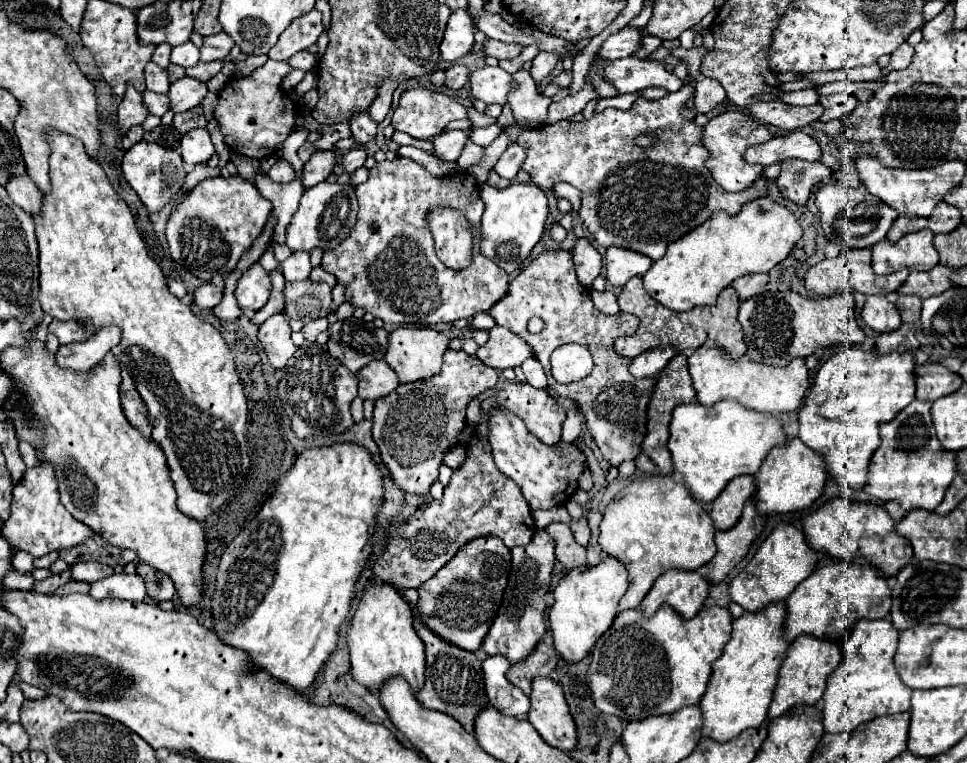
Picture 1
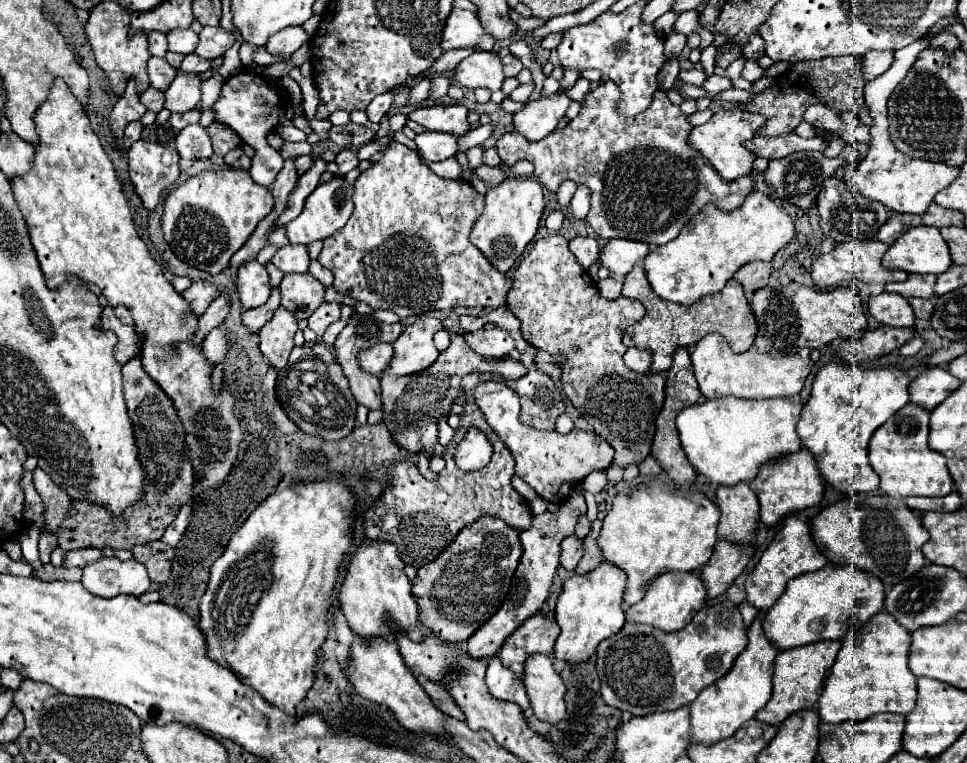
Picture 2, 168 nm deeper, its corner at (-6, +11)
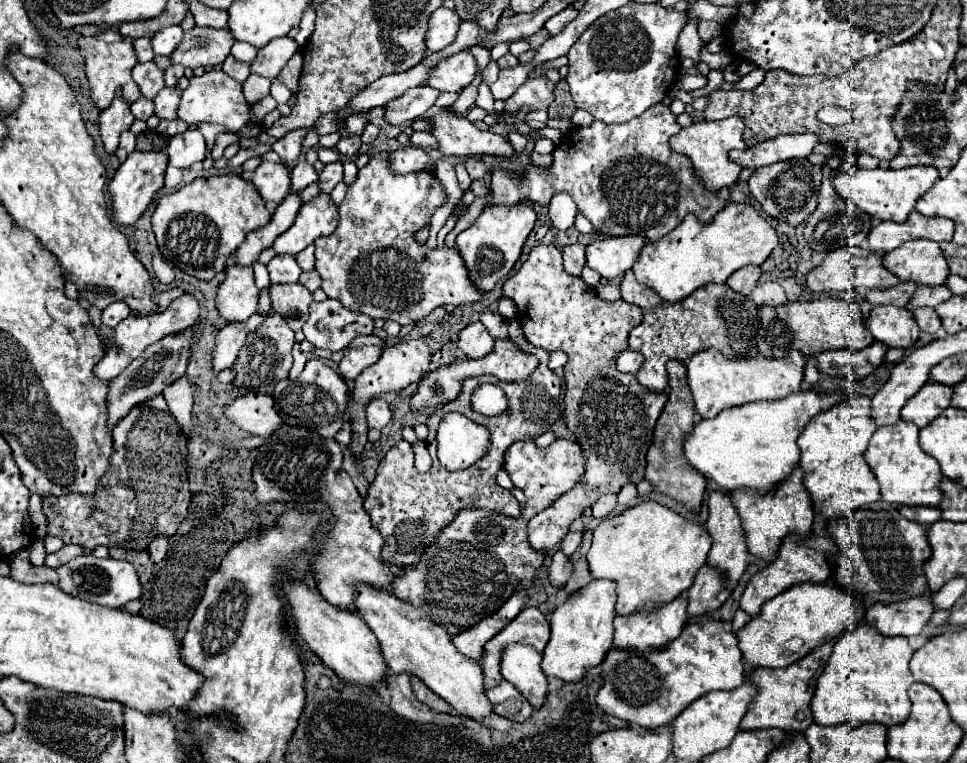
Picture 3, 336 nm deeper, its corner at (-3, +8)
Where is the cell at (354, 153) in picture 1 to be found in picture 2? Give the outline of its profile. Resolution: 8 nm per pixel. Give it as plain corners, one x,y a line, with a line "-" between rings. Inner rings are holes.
342,149
338,155
336,155
336,165
338,165
338,173
336,177
344,177
348,171
356,169
358,167
358,157
354,151
348,151
348,149

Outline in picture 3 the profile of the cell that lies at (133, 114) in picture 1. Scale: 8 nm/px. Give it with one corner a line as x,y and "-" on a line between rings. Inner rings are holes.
119,92
109,108
105,108
99,116
99,134
103,138
105,150
113,154
119,146
119,134
123,130
129,130
129,126
135,122
135,116
131,114
131,108
123,100
123,94

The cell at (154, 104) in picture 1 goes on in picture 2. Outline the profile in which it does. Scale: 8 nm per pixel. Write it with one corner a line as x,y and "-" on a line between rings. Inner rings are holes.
148,87
142,95
140,95
140,103
148,109
148,111
162,111
164,109
164,93
154,89
154,87

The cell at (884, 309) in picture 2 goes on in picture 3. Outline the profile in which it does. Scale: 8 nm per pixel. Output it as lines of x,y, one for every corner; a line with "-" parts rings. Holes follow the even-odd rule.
875,306
865,324
873,338
889,348
909,348
919,338
919,328
907,308

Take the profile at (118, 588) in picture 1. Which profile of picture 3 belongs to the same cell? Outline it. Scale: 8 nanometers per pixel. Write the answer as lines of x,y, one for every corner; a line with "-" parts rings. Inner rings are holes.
83,554
69,564
63,564
63,568
57,570
59,574
59,588
65,592
87,600
95,602
99,606
109,606
109,608
121,608
129,600
135,600
141,596
141,582
135,572
135,568
127,560
115,560
115,558
95,558
93,554

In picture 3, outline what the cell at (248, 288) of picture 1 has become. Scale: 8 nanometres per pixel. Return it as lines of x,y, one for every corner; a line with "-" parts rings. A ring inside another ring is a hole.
231,266
227,278
217,290
217,310
227,322
247,320
257,310
259,288
255,286
253,268

